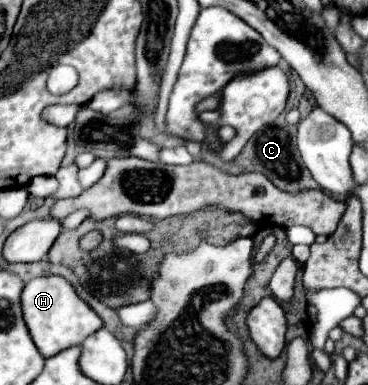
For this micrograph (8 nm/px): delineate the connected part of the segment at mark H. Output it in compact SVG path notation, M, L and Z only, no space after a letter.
M47 276L27 282L21 292L21 306L23 320L43 358L51 358L61 350L81 344L89 334L103 326L101 318L75 294L67 280L61 280L61 276Z

